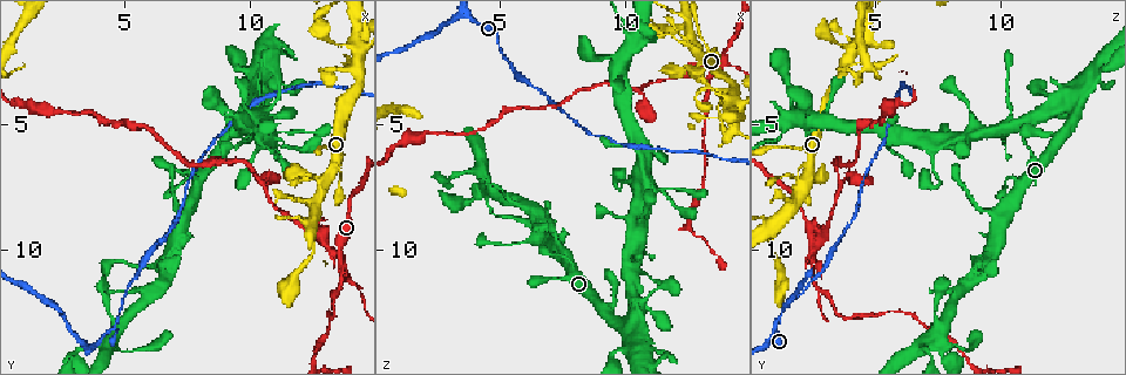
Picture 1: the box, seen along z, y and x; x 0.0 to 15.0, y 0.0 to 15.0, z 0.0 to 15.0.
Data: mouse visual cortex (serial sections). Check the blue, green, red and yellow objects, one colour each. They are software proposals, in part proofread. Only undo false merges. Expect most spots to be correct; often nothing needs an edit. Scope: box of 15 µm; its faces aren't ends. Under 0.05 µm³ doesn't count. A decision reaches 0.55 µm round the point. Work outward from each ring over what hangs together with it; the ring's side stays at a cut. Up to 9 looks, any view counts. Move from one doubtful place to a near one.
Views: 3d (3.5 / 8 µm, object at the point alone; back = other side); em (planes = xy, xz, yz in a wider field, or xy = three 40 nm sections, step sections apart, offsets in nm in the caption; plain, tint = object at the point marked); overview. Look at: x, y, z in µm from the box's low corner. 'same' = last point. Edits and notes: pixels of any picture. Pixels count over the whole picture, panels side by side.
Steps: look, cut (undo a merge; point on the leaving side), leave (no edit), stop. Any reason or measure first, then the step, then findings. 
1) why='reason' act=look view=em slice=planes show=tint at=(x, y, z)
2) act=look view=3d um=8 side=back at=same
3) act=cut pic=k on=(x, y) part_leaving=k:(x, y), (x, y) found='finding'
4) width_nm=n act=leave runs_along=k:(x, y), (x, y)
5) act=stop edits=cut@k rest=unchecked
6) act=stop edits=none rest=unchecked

why='narrows sharply' act=look view=3d um=3.5 at=(13.8, 10.9, 2.4)

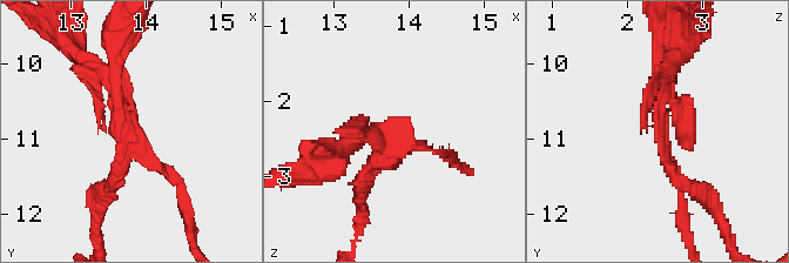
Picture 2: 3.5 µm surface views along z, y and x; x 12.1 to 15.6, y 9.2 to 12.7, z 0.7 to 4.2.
why='shape alone is not enough' act=look view=em slice=planes show=tint at=(13.75, 10.90, 2.45)

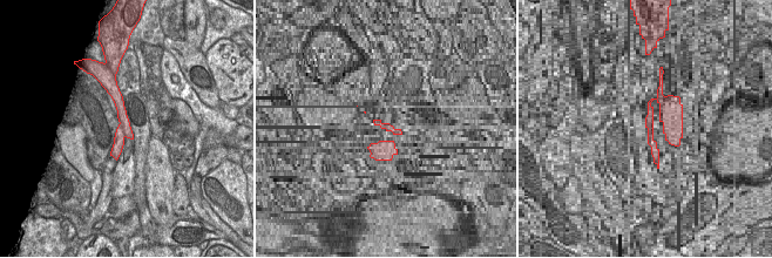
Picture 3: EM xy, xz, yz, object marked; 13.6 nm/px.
act=cut pic=2 on=(678, 52) part_leaving=2:(665, 67), (692, 32) found='a second cell is stuck on'

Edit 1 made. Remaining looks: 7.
act=look view=overview

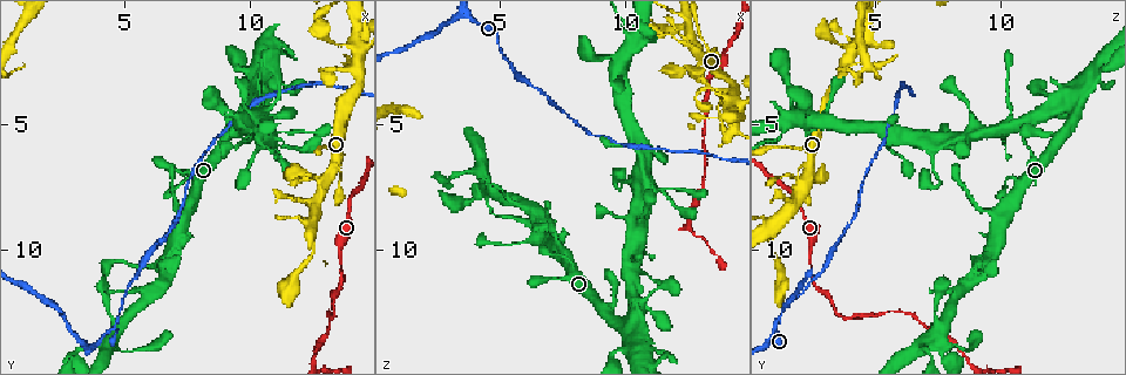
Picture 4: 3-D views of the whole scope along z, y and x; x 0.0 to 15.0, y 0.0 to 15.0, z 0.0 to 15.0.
why='abrupt turn' act=look view=3d um=3.5 at=(12.6, 9.1, 0.9)

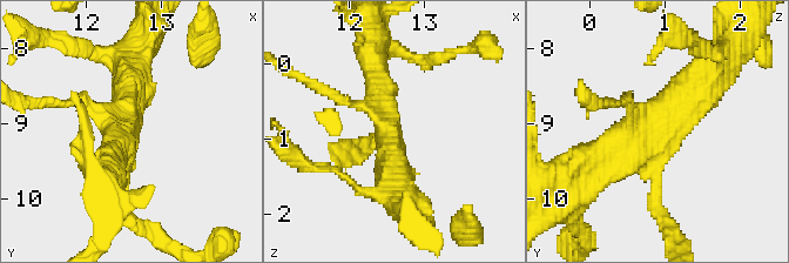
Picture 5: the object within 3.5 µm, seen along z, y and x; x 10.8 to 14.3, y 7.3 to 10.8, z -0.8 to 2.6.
why='need the tissue' act=look view=em slice=xy step=3 show=tint at=(12.50, 9.10, 1.00)

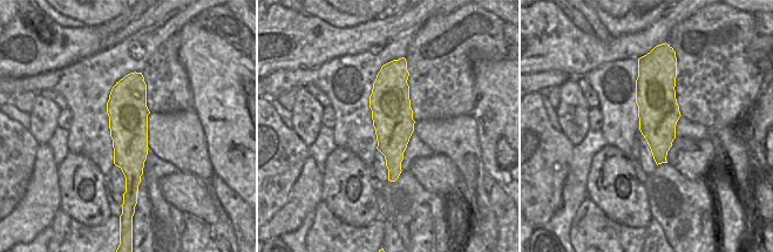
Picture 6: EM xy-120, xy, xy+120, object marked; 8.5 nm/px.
why='another direction' act=look view=em slice=xy step=2 show=tint at=same

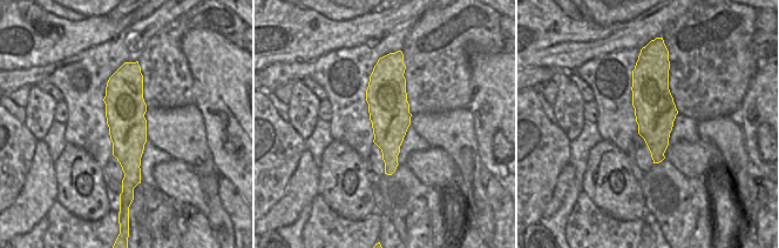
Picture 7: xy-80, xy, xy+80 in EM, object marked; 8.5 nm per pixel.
arm_widths_nm=150,200,400,450 act=leave found='one cell here'

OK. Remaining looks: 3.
why='thin neck' act=look view=3d um=3.5 at=(10.3, 5.6, 5.4)

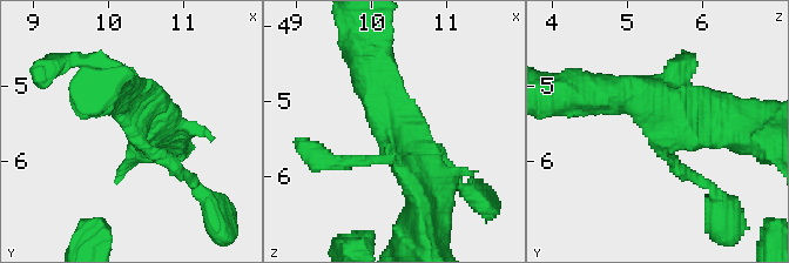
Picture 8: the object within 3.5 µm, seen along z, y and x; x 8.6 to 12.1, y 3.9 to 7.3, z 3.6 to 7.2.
arms=4 arm_widths_nm=150,150,500,500 why='need the tissue' act=look view=em slice=xy step=2 show=tint at=(10.35, 5.55, 5.45)

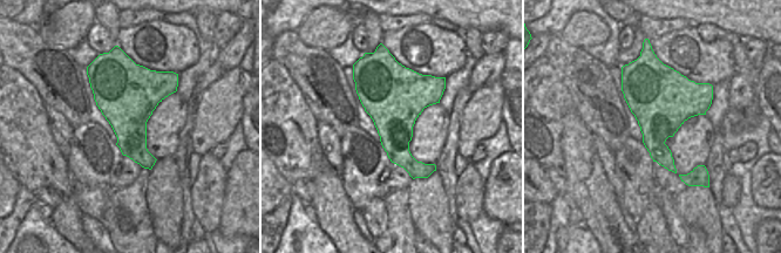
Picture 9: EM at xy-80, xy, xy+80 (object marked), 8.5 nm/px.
act=leave runs_along=8:(423, 210), (423, 183), (372, 81) found='one cell here'

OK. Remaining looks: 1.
act=stop edits=cut@2 rest=unchecked

